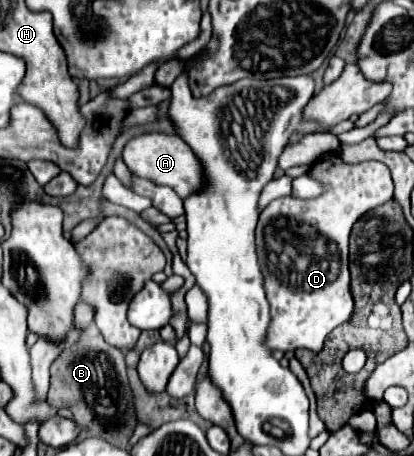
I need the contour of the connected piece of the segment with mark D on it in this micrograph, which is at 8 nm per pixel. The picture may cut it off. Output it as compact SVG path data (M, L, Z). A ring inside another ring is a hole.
M327 153L309 173L327 185L321 197L275 199L263 209L257 223L257 255L265 271L265 291L271 305L267 345L285 353L299 347L319 351L325 337L351 319L355 305L349 291L351 229L367 211L393 199L391 173L379 161L347 165L337 155ZM281 223L293 223L291 231L285 233L289 227ZM271 235L295 235L295 253L285 261L281 255L271 255Z

